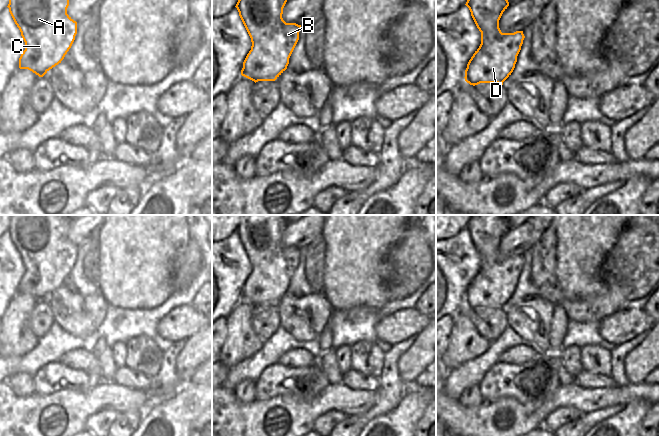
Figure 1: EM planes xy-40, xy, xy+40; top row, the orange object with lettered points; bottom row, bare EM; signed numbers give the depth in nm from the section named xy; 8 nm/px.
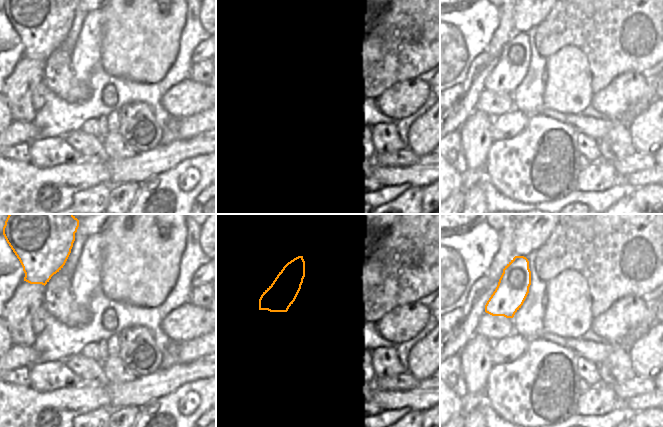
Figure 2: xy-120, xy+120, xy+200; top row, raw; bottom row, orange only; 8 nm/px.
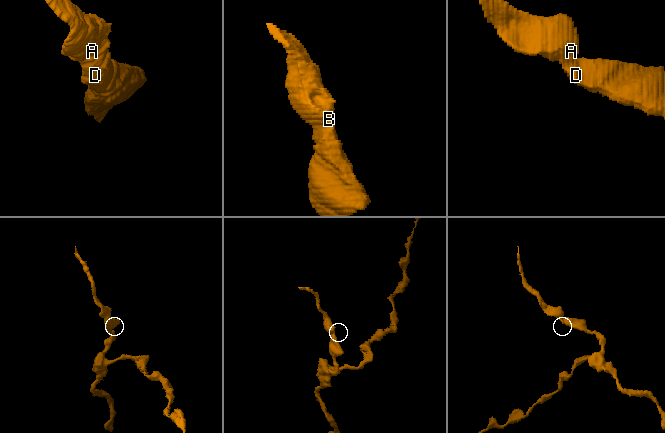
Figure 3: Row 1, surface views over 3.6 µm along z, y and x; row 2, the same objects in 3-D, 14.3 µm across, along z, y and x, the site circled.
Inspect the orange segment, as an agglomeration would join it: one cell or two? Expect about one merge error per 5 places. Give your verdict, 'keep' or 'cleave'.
keep

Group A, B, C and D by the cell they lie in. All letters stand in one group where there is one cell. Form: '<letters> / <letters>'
A B C D

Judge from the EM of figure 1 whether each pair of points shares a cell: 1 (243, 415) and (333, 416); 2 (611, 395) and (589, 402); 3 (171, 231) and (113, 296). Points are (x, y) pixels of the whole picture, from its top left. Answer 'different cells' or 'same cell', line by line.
1: different cells
2: same cell
3: same cell

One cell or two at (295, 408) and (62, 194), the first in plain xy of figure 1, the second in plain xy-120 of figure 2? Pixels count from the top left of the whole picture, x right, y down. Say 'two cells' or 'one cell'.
one cell

